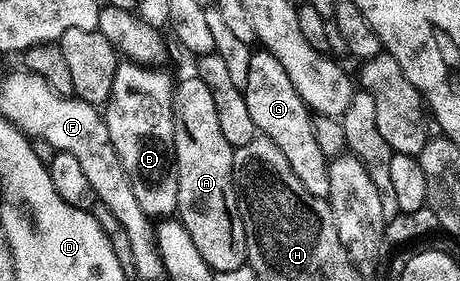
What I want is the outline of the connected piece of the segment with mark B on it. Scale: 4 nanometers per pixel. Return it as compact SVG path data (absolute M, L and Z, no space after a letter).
M120 63L117 74L113 78L113 90L105 105L103 120L109 126L109 138L113 142L113 150L117 150L117 158L121 158L121 166L125 166L129 186L133 186L133 195L137 197L141 210L145 210L145 214L152 218L171 218L177 212L177 162L173 114L175 84L169 73L158 72L157 68L146 63Z

